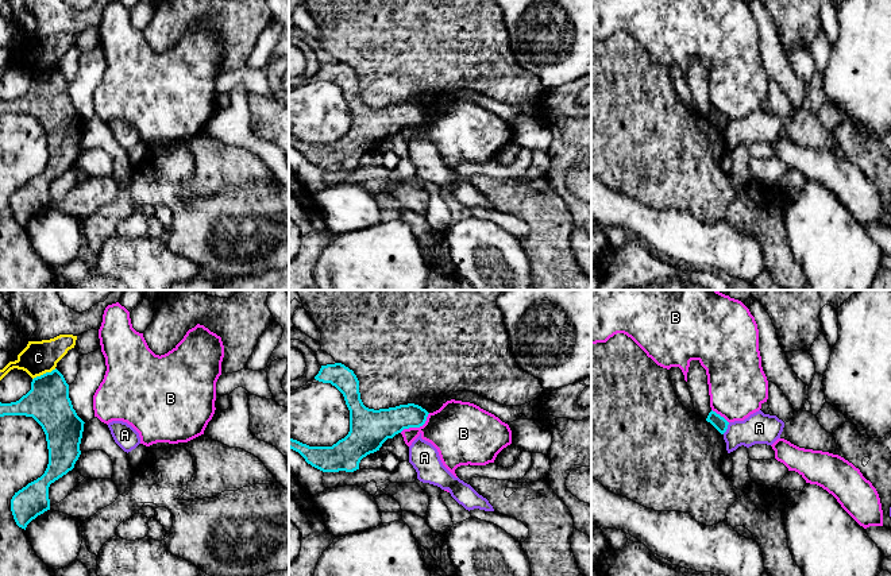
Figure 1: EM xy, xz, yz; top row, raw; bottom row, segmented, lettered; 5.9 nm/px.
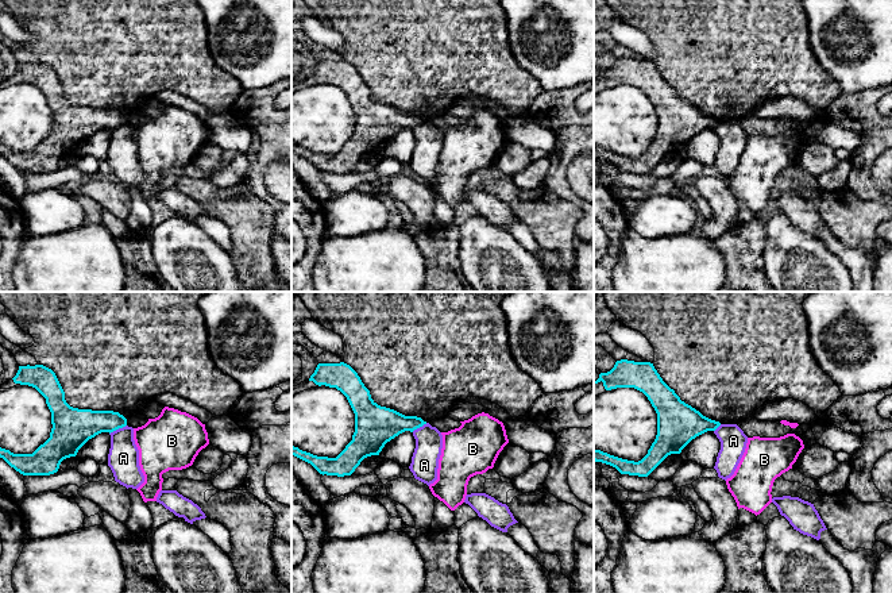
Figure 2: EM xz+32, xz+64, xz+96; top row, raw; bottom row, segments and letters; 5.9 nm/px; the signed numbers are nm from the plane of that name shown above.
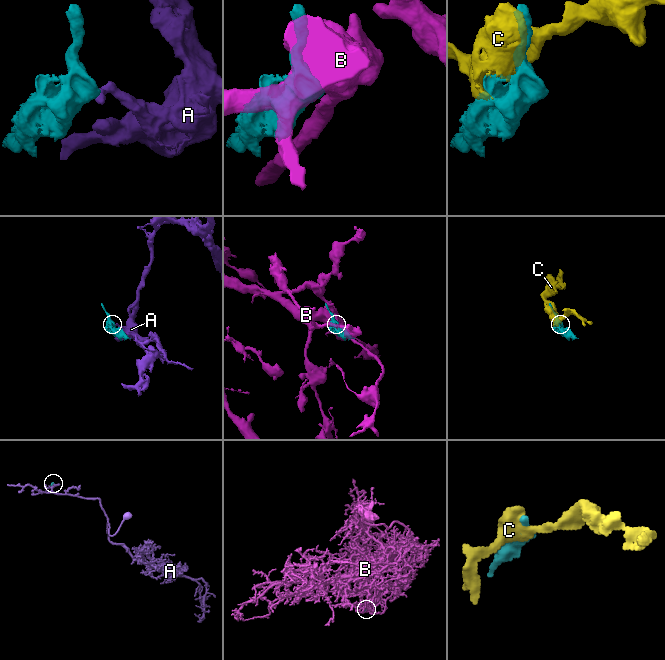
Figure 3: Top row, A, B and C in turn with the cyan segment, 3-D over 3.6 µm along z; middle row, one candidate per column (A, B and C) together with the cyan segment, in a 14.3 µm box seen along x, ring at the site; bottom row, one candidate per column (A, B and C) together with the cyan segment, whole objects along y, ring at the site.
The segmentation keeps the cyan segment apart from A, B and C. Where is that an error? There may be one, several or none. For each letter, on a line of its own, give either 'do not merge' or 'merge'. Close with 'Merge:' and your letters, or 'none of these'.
A: do not merge
B: do not merge
C: do not merge
Merge: none of these

